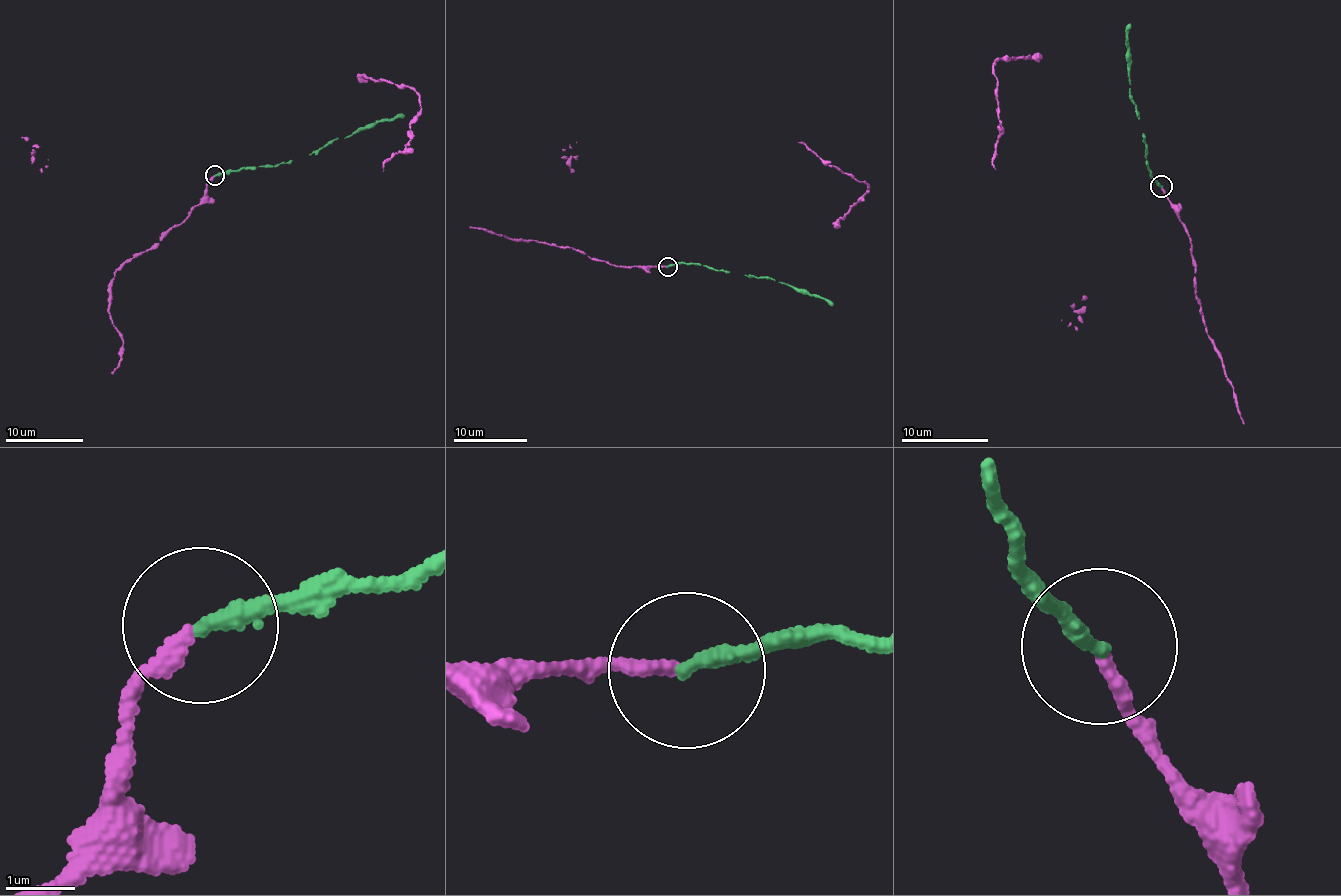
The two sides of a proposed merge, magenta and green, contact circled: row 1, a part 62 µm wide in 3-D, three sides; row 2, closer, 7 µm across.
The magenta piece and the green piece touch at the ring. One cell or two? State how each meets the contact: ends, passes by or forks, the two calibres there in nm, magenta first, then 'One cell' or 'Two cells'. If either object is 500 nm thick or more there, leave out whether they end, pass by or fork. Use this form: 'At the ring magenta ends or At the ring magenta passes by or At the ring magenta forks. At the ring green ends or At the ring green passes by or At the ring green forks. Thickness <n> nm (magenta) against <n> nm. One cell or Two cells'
At the ring magenta ends. At the ring green ends. Thickness 200 nm (magenta) against 240 nm. One cell

